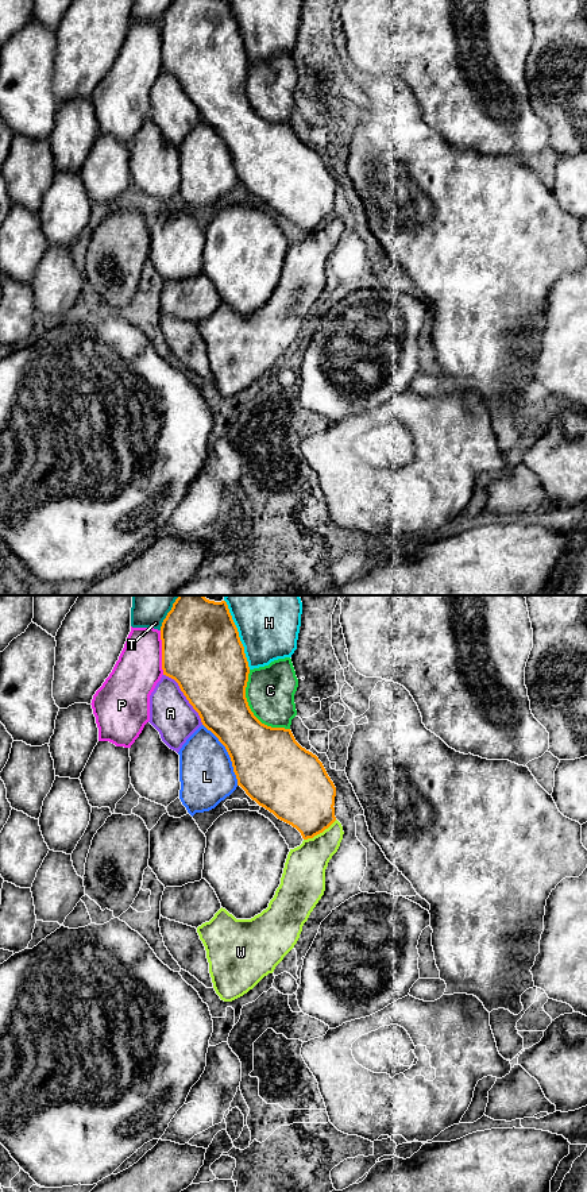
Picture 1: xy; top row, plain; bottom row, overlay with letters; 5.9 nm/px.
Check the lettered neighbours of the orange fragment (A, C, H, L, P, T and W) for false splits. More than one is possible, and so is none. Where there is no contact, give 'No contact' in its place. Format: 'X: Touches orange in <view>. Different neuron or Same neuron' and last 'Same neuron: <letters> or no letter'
A: Touches orange in xy. Different neuron
C: Touches orange in xy. Different neuron
H: Touches orange in xy. Different neuron
L: Touches orange in xy. Different neuron
P: Touches orange in xy. Different neuron
T: Touches orange in xy. Different neuron
W: Touches orange in xy. Different neuron
Same neuron: no letter

